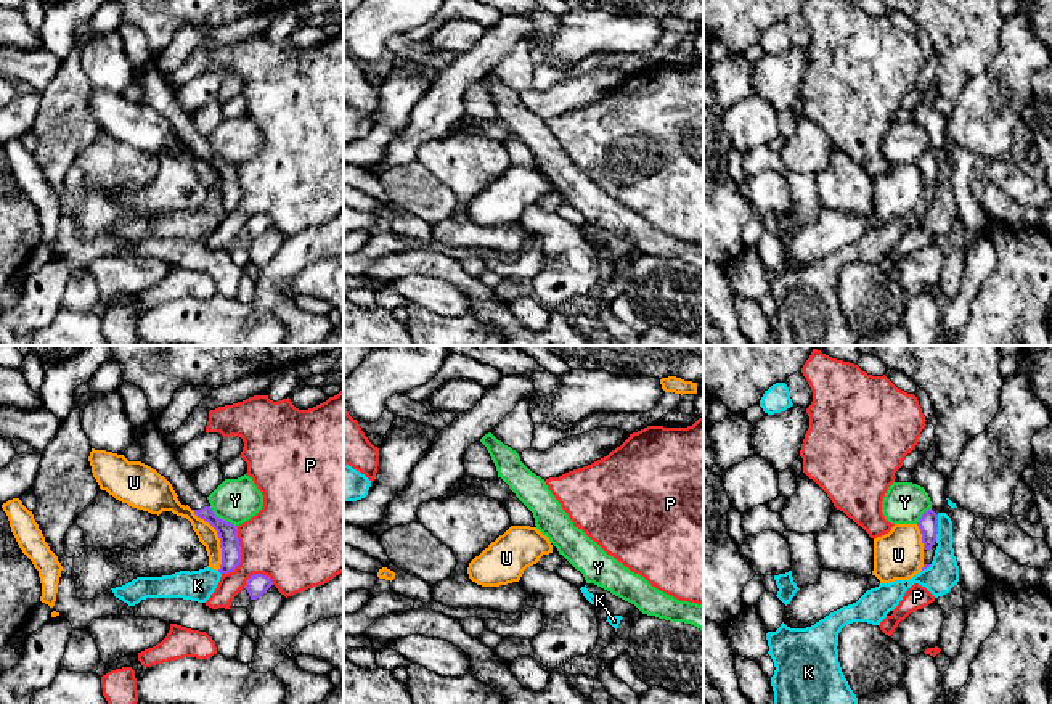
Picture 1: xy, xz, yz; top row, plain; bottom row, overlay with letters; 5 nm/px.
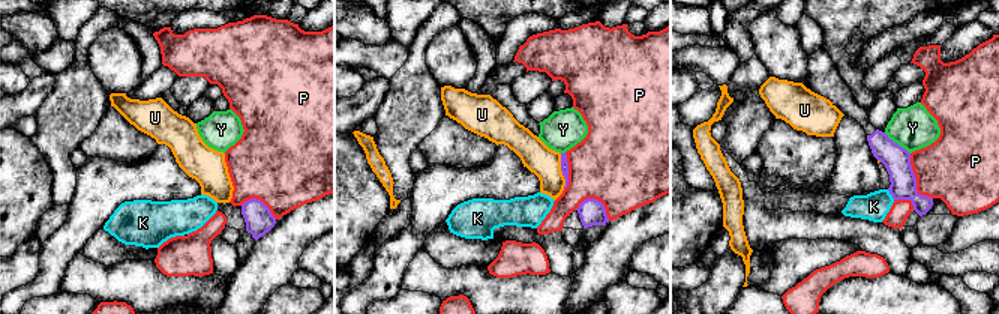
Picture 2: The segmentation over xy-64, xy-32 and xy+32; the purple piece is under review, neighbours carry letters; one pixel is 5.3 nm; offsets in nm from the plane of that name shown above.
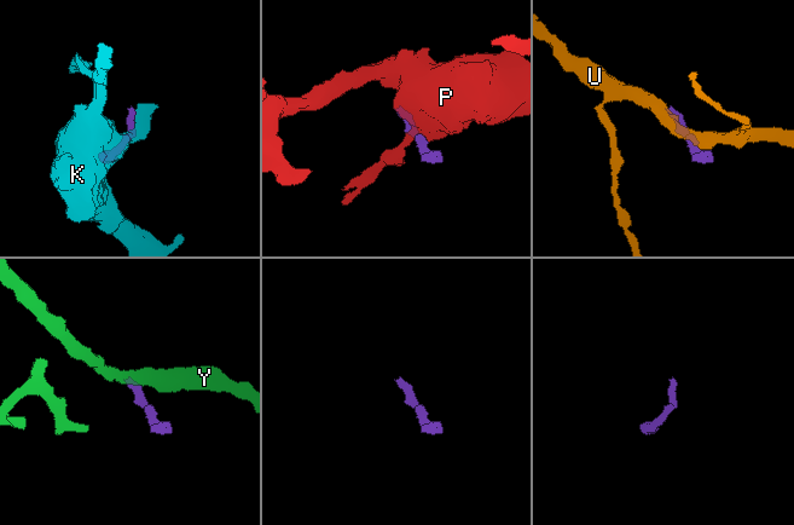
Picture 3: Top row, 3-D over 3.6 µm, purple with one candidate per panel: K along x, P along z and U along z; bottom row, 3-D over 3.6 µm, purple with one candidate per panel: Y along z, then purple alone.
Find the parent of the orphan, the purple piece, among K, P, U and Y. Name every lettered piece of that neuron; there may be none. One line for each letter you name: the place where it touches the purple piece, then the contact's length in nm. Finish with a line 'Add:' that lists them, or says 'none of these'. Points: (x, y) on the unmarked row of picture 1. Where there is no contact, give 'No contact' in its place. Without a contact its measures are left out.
Add: none of these

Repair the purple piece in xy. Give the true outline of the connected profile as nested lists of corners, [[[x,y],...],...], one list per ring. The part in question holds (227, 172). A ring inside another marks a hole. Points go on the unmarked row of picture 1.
[[[156,63],[135,66],[135,82],[140,82],[143,88],[140,101],[164,116],[172,124],[175,133],[194,151],[194,154],[217,170],[222,188],[222,204],[218,212],[233,212],[241,203],[238,166],[214,154],[207,137],[198,132],[193,124],[193,116],[180,106],[175,92],[165,84]]]

